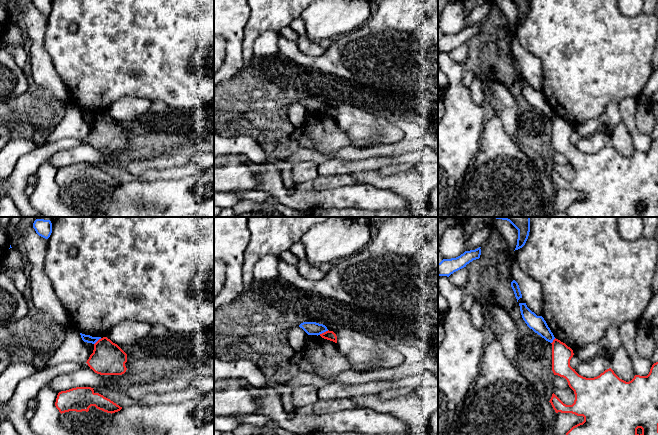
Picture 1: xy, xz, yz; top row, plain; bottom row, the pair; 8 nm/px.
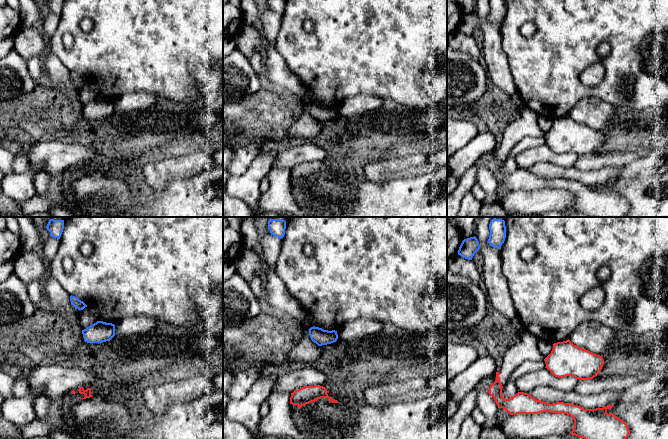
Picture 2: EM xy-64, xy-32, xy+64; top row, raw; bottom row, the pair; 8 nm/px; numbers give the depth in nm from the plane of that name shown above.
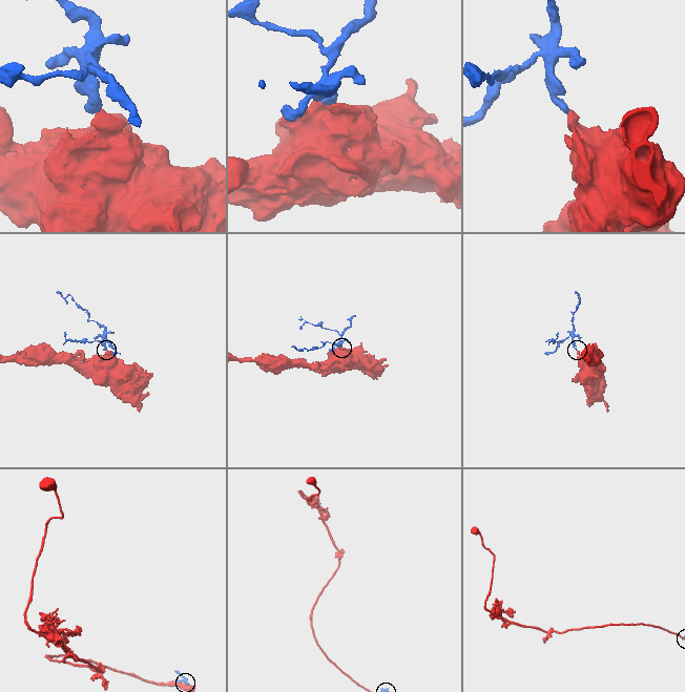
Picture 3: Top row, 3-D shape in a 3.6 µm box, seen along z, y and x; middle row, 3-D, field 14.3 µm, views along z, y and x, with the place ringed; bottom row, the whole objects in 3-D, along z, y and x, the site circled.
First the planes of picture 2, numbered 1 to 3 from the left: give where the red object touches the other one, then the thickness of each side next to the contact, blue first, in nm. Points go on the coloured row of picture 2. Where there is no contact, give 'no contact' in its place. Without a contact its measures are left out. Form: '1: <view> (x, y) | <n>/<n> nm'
1: no contact
2: no contact
3: no contact

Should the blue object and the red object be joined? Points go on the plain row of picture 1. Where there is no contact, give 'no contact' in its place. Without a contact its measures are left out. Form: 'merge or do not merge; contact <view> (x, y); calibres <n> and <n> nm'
do not merge; contact xz (323, 108); calibres 110 and 80 nm

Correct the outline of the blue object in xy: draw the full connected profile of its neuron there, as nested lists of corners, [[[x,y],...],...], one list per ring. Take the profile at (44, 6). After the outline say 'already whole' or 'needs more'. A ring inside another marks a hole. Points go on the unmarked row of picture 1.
[[[33,0],[33,4],[39,12],[45,15],[48,15],[52,9],[52,0]]] | already whole

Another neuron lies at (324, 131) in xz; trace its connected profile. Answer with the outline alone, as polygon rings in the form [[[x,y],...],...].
[[[316,112],[310,120],[305,120],[296,135],[302,142],[312,141],[316,151],[330,154],[344,147],[352,146],[348,135],[333,117]]]

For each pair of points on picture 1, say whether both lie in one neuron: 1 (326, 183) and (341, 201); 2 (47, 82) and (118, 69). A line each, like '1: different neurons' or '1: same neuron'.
1: different neurons
2: different neurons

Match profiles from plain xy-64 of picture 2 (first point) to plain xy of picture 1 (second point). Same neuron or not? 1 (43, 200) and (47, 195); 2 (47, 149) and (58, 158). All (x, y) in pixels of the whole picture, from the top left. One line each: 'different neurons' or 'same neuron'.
1: same neuron
2: same neuron

